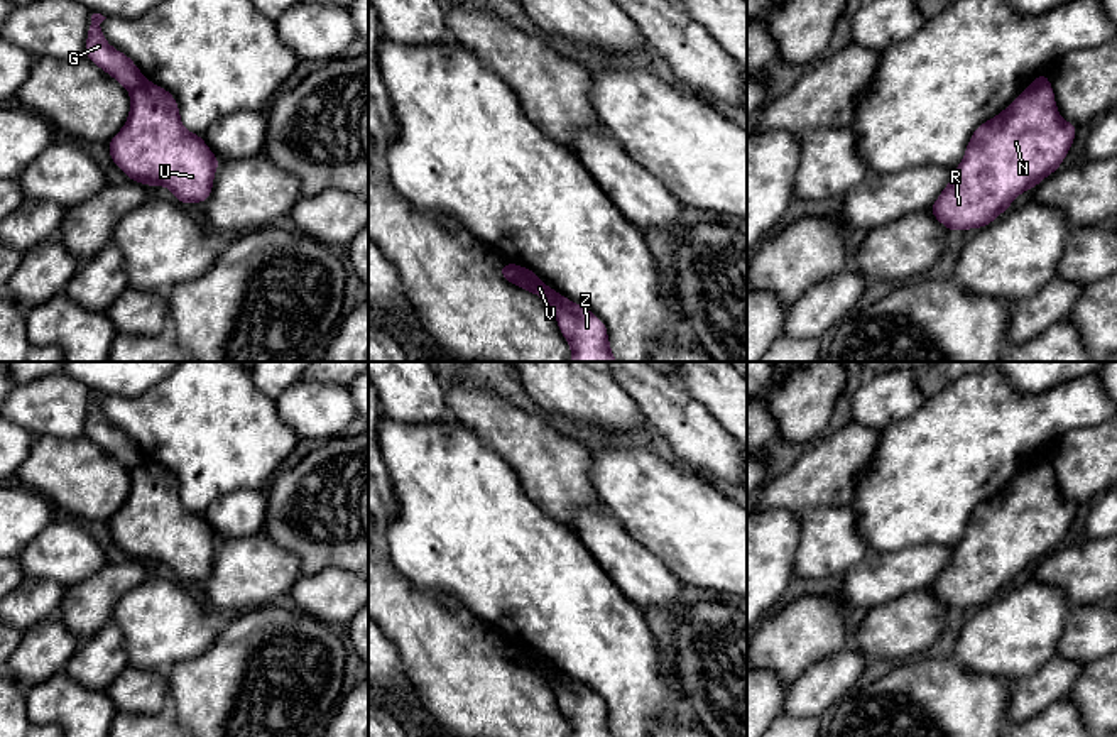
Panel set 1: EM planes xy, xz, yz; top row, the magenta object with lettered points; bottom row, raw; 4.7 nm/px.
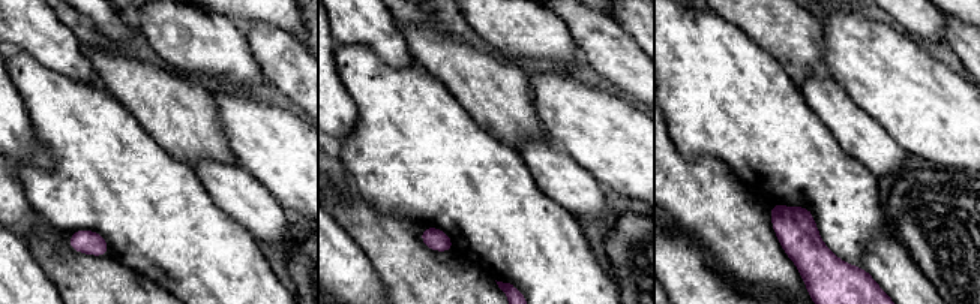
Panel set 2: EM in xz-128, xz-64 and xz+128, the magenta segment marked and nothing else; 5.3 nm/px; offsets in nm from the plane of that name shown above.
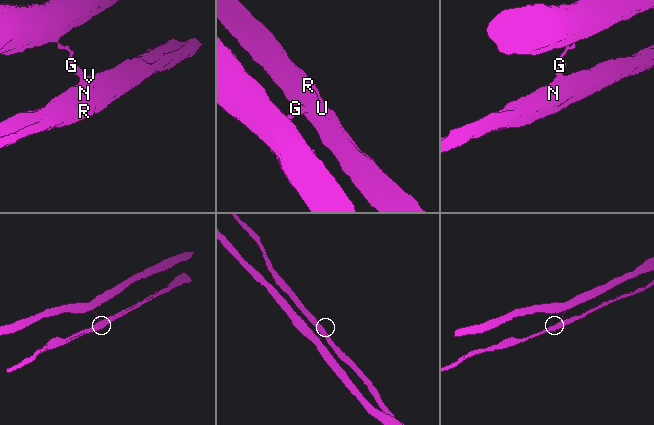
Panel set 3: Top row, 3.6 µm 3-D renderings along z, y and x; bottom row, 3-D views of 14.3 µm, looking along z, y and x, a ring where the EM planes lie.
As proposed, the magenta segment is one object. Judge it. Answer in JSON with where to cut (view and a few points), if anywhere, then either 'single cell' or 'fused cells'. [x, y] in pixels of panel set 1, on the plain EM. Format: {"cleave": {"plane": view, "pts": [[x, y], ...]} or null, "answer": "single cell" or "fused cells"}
{"cleave": {"plane": "xz", "pts": [[512, 643], [517, 648], [516, 661]]}, "answer": "fused cells"}

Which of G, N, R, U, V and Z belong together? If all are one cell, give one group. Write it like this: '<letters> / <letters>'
G / N R U V Z

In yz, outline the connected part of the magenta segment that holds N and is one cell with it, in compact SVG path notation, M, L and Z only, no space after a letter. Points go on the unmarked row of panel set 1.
M1049 460L1029 463L1004 490L973 509L963 539L928 590L950 610L987 605L1021 571L1058 549L1076 509L1078 504L1060 495Z

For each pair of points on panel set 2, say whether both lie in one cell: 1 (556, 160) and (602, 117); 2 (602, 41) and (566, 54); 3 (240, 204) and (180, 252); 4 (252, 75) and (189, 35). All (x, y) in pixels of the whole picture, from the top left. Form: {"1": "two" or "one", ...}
{"1": "two", "2": "two", "3": "two", "4": "one"}

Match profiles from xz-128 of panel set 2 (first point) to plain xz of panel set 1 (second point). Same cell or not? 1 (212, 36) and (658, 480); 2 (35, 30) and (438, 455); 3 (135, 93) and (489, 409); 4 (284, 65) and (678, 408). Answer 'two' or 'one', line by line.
1: two
2: two
3: one
4: one

